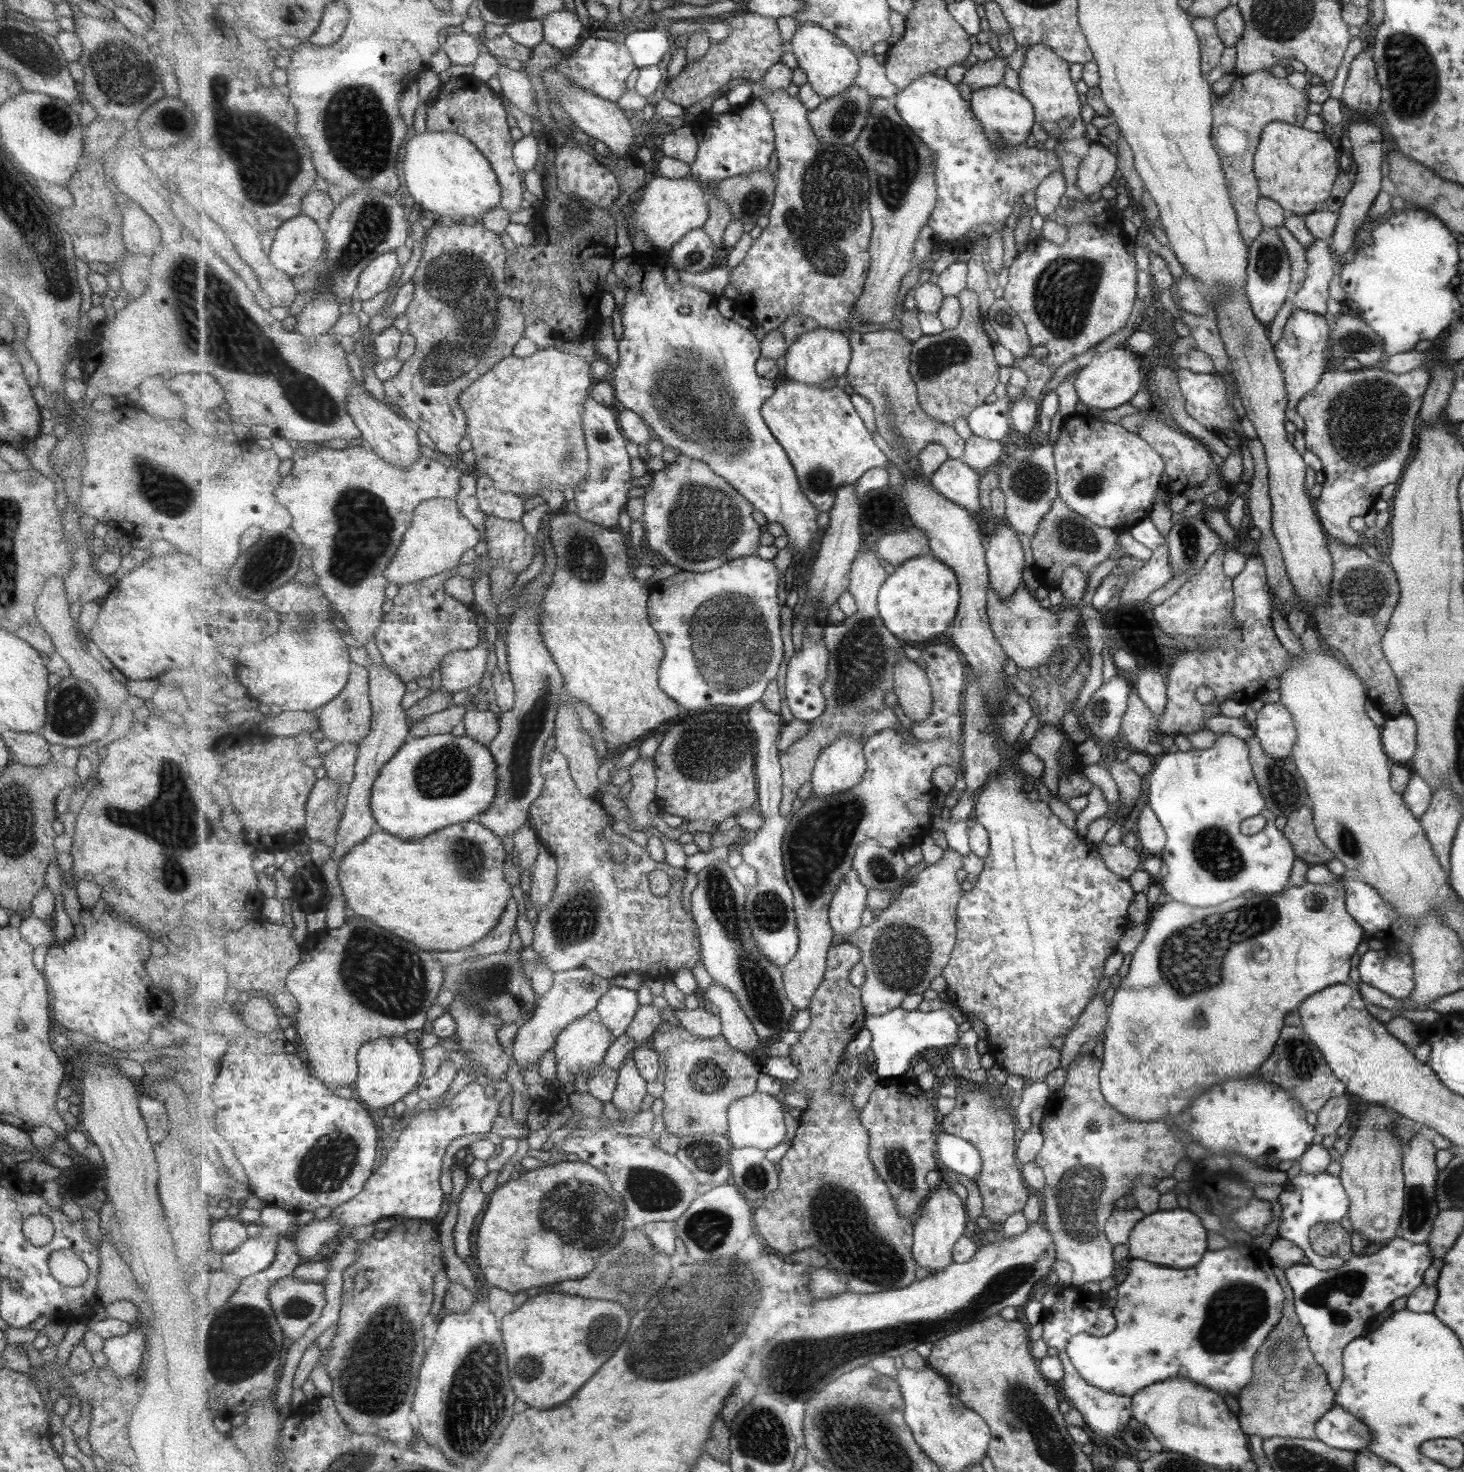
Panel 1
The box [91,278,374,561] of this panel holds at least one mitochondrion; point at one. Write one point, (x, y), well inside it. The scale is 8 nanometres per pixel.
(171, 497)

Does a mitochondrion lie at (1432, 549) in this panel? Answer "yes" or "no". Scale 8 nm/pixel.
no

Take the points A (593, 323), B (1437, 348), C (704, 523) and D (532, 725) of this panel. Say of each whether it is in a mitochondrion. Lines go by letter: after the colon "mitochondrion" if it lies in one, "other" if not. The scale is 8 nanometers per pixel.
A: other
B: other
C: mitochondrion
D: mitochondrion

